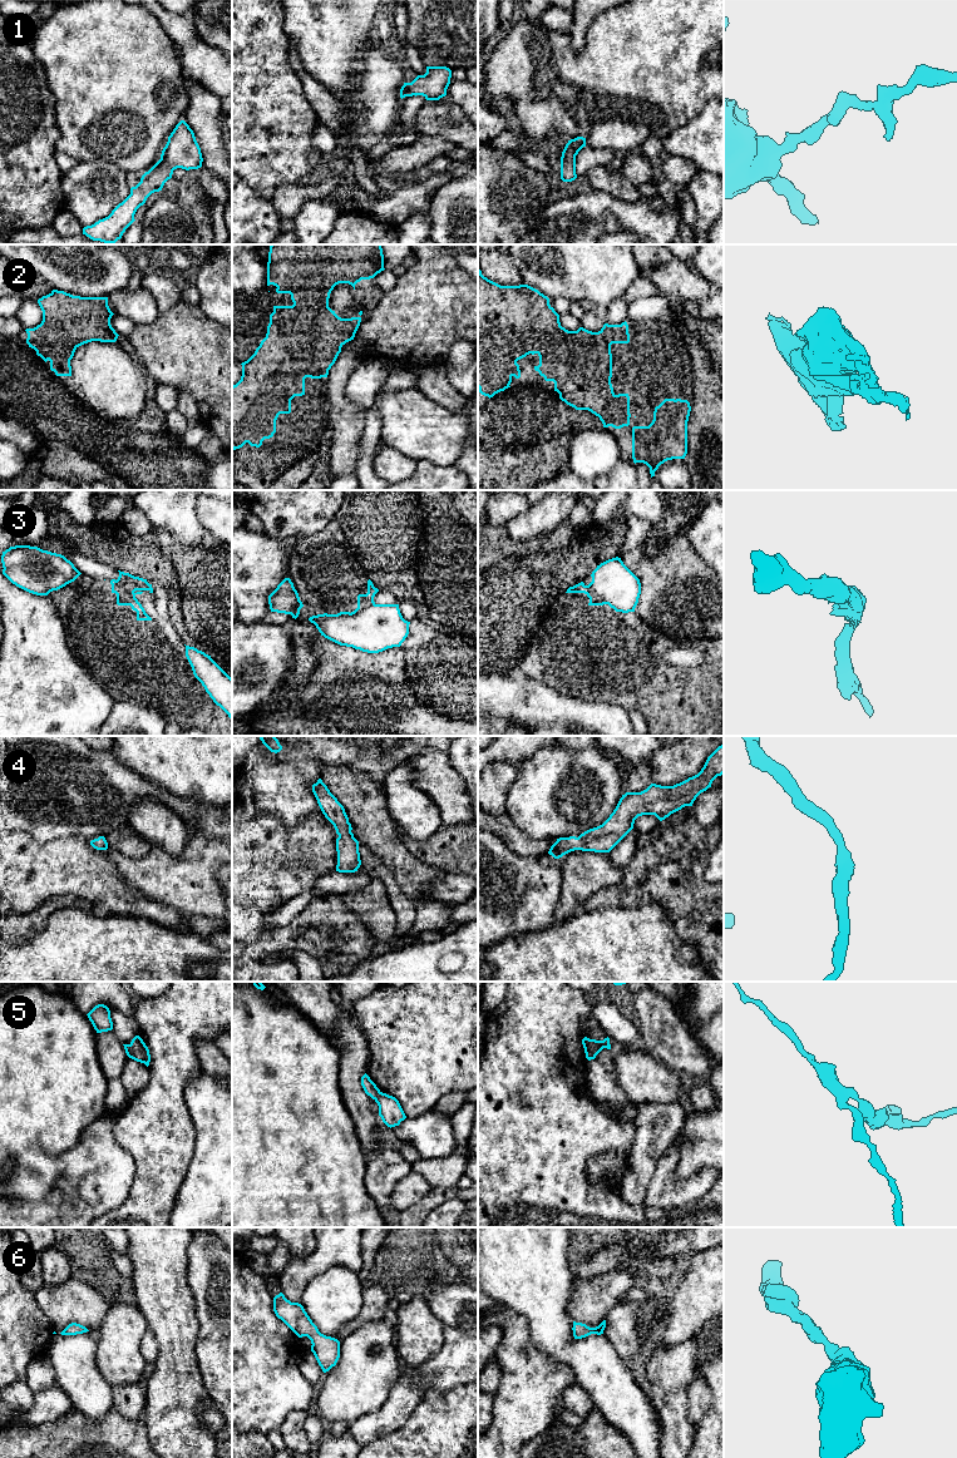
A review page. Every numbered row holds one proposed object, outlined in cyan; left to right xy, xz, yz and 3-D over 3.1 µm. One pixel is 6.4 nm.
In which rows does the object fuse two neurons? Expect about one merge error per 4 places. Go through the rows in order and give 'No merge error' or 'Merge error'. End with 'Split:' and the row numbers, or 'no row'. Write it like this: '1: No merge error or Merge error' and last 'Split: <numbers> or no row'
1: No merge error
2: No merge error
3: Merge error
4: No merge error
5: Merge error
6: No merge error
Split: 3, 5

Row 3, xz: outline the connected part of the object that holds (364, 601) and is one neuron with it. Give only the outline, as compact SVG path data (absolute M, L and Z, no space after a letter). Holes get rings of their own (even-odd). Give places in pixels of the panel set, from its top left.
M369 579L367 580L367 593L366 594L359 594L357 595L357 608L354 612L340 612L337 613L339 616L349 616L352 613L356 613L359 611L365 609L366 607L375 604L374 597L379 592L378 588L374 587L373 582Z

